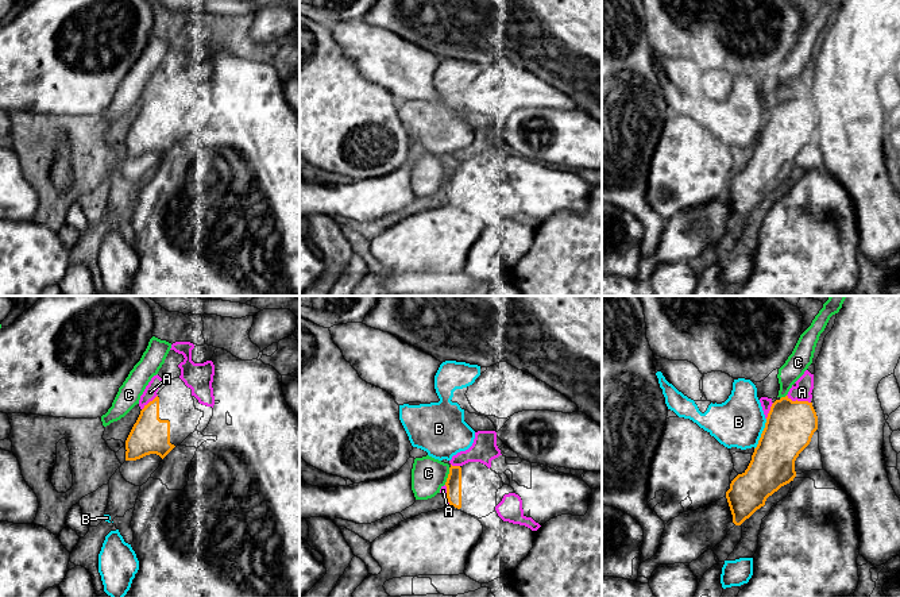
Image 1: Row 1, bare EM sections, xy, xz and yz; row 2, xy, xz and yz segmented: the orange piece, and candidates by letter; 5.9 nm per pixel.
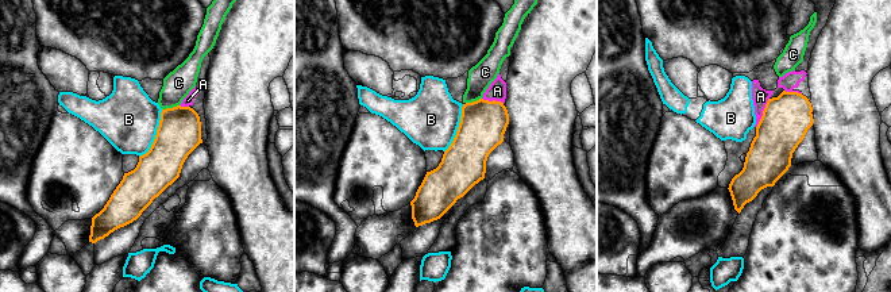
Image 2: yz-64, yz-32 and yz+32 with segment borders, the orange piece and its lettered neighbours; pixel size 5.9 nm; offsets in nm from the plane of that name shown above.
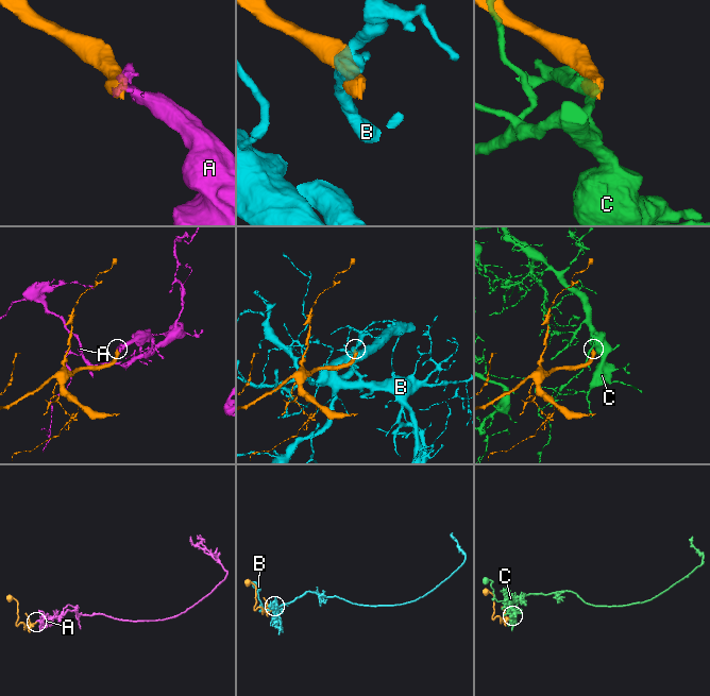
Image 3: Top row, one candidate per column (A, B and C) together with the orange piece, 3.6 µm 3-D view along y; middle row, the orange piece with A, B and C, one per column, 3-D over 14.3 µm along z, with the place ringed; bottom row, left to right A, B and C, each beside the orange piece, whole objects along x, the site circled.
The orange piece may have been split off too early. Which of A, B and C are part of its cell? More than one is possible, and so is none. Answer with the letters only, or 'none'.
A

